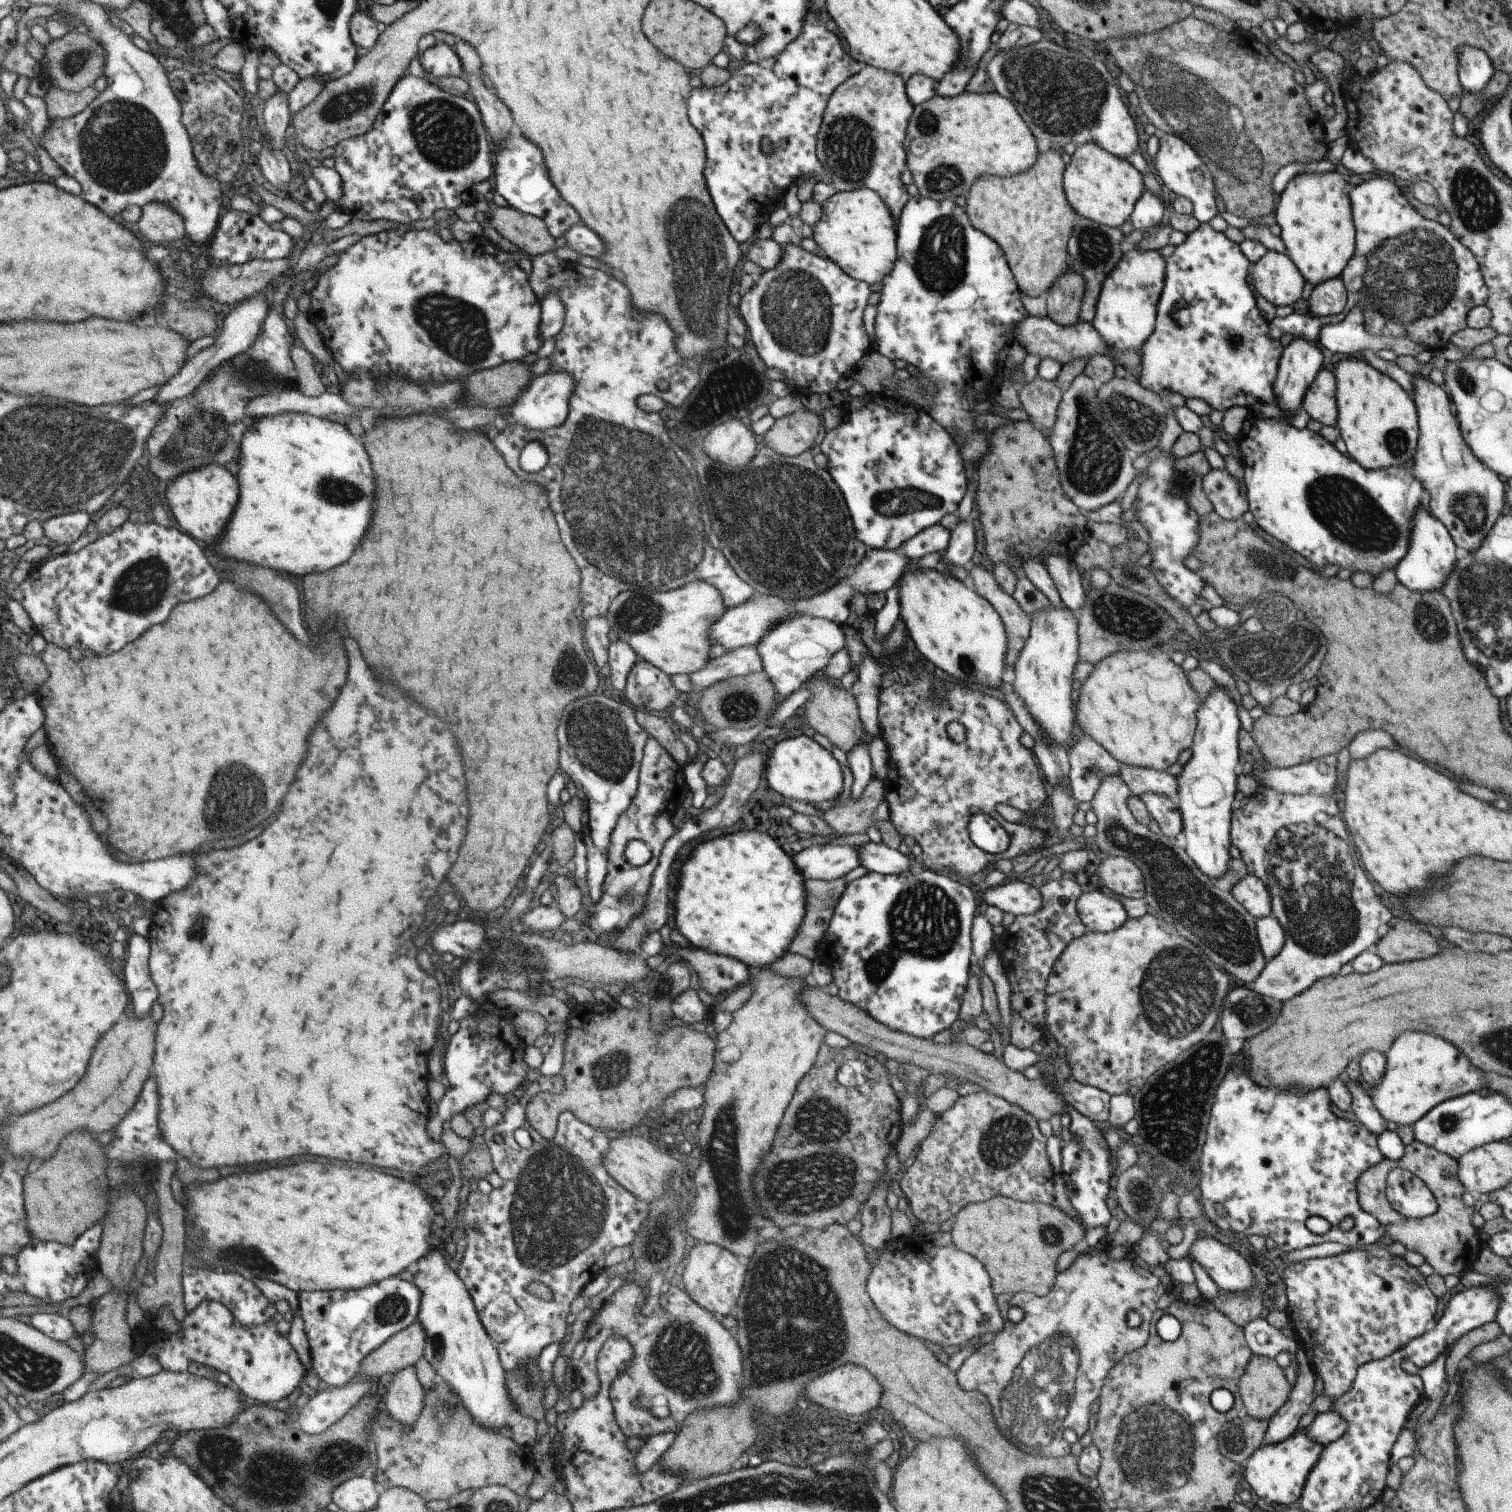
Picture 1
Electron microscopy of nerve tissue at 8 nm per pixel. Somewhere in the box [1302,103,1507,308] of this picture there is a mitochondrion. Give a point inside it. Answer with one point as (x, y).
(1476, 202)

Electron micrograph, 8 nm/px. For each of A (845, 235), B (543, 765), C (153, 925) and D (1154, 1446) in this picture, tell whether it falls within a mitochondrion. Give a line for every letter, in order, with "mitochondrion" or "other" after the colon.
A: other
B: other
C: other
D: mitochondrion

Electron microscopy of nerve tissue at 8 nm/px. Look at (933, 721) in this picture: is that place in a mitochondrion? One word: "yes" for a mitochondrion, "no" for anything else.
no

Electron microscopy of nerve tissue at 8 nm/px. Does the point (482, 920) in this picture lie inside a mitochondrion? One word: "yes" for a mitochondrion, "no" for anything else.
no

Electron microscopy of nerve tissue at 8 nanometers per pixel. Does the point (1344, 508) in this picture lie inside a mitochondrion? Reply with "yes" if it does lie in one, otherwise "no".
yes

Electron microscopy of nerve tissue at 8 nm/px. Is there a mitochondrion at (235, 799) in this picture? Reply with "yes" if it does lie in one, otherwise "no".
yes

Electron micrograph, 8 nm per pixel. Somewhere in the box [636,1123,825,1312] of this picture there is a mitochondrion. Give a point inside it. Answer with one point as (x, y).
(658, 1246)

